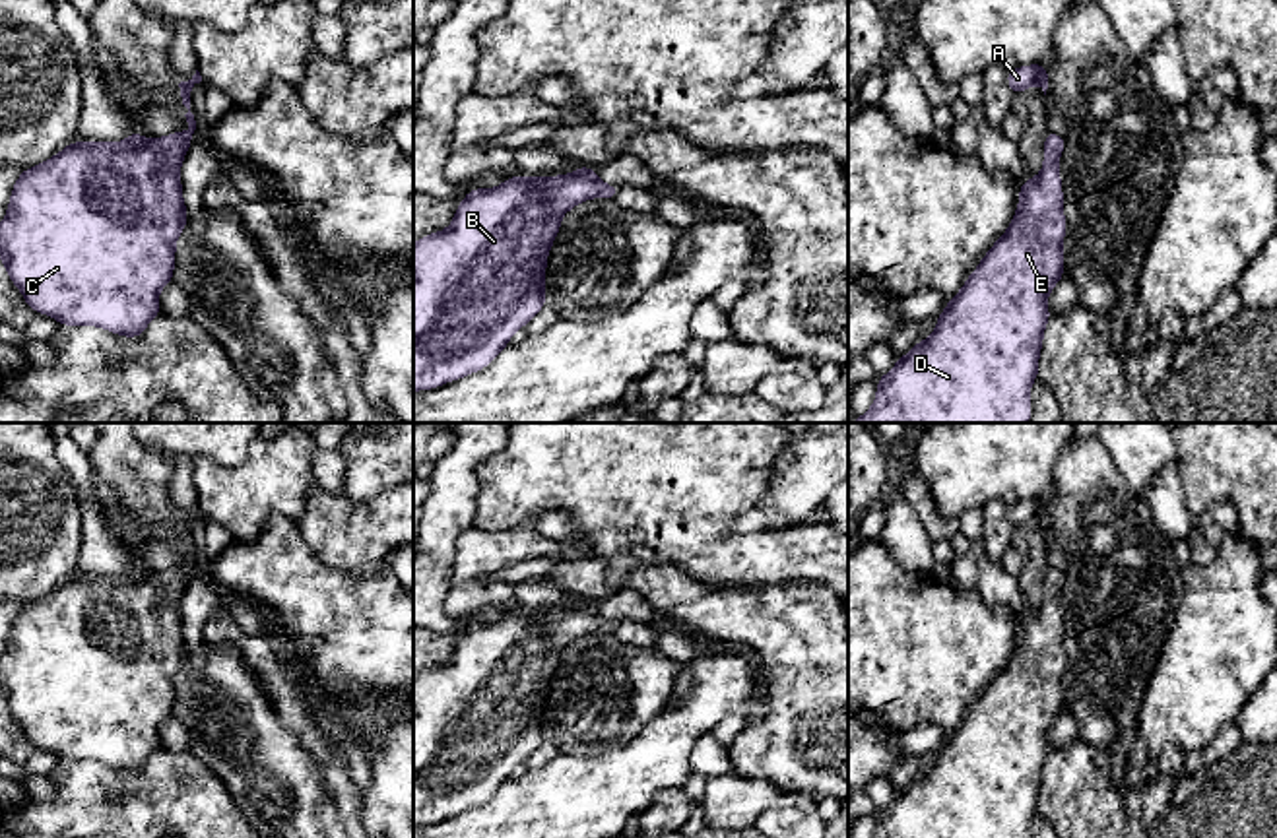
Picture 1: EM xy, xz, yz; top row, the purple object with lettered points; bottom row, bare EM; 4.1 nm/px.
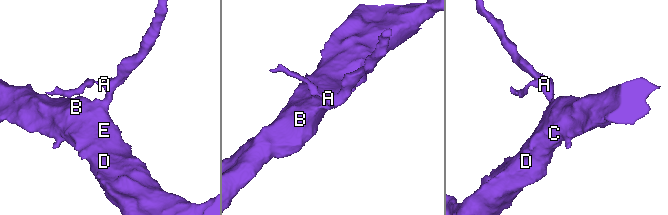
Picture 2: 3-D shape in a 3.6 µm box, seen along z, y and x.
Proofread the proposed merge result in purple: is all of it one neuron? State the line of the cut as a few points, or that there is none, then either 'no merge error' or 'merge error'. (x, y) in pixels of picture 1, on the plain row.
cut none; no merge error

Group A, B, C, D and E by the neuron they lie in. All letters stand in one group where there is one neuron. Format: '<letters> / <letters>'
A B C D E

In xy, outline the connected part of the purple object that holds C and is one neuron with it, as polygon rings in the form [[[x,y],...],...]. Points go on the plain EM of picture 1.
[[[200,506],[179,518],[188,543],[186,566],[146,574],[132,566],[122,576],[72,576],[54,592],[19,607],[8,646],[0,656],[0,694],[25,739],[62,760],[97,760],[122,772],[140,772],[149,755],[163,747],[159,725],[173,716],[177,673],[186,661],[180,601],[196,564],[190,547],[190,524],[202,516]]]

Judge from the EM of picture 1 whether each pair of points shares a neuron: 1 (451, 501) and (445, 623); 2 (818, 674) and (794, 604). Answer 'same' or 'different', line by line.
1: same
2: same

